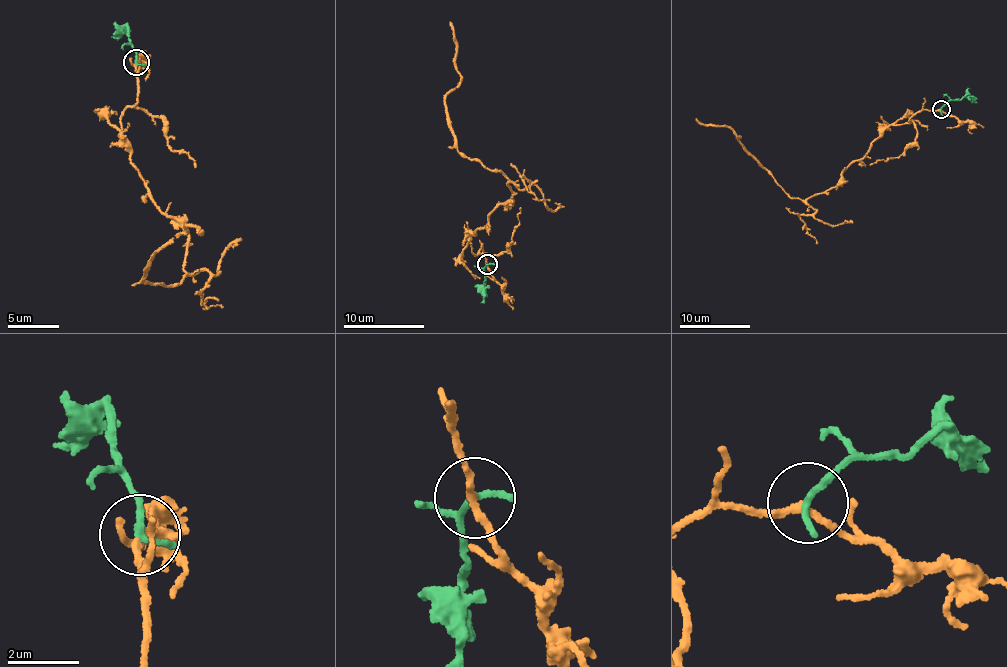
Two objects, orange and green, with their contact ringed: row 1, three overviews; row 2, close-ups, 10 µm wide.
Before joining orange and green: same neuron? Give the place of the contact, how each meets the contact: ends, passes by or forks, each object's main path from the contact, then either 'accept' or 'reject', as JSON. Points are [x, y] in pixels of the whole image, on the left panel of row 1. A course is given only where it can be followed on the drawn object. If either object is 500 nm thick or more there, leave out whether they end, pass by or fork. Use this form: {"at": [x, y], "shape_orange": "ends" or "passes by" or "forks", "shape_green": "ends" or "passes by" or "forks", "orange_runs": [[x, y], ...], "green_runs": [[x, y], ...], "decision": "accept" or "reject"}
{"at": [136, 62], "shape_orange": "passes by", "shape_green": "ends", "orange_runs": [[134, 63], [124, 138], [154, 204], [188, 243], [178, 284], [143, 281], [152, 255], [186, 227], [201, 229]], "green_runs": [[137, 63], [126, 32], [110, 36]], "decision": "accept"}

